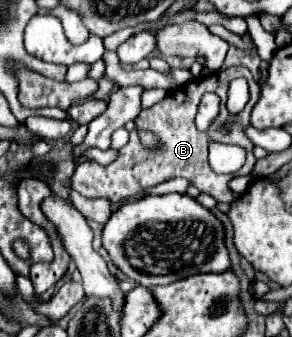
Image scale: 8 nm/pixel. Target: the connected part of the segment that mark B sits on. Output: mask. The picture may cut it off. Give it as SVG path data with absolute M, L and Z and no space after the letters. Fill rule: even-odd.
M233 66L233 68L221 70L217 74L193 78L187 84L183 84L181 88L173 90L169 96L165 96L153 108L147 108L147 110L143 110L139 114L137 128L157 136L157 140L159 140L159 148L157 150L149 150L149 148L145 148L141 144L139 130L131 132L131 140L119 150L119 158L113 164L101 166L95 160L83 160L75 168L75 174L71 178L71 182L73 182L71 186L73 186L73 190L77 190L85 198L109 198L115 204L115 202L121 202L121 200L125 202L125 200L143 196L145 190L149 190L149 188L153 188L153 186L157 186L161 182L167 182L171 178L181 176L181 178L187 178L193 186L197 186L201 192L211 194L217 202L233 202L239 196L229 188L229 182L235 176L249 176L253 172L255 162L257 162L257 158L253 156L253 148L255 146L245 136L245 128L249 126L249 116L251 116L251 110L257 104L257 100L259 100L259 82L251 76L251 72L245 66ZM241 76L247 78L247 82L251 86L251 100L245 106L245 110L239 114L239 118L237 118L235 126L231 128L231 132L225 136L225 134L219 132L219 126L223 122L227 122L227 118L229 118L227 108L225 108L227 86L229 86L229 82L233 78L241 78ZM205 92L217 94L221 98L221 104L219 104L219 114L213 120L211 128L207 132L199 132L197 126L195 126L195 114L197 114L201 96ZM209 142L225 142L225 144L239 144L239 146L243 146L247 150L247 162L245 162L243 170L239 170L237 174L217 174L217 172L213 172L211 166L209 166L209 160L207 160Z

